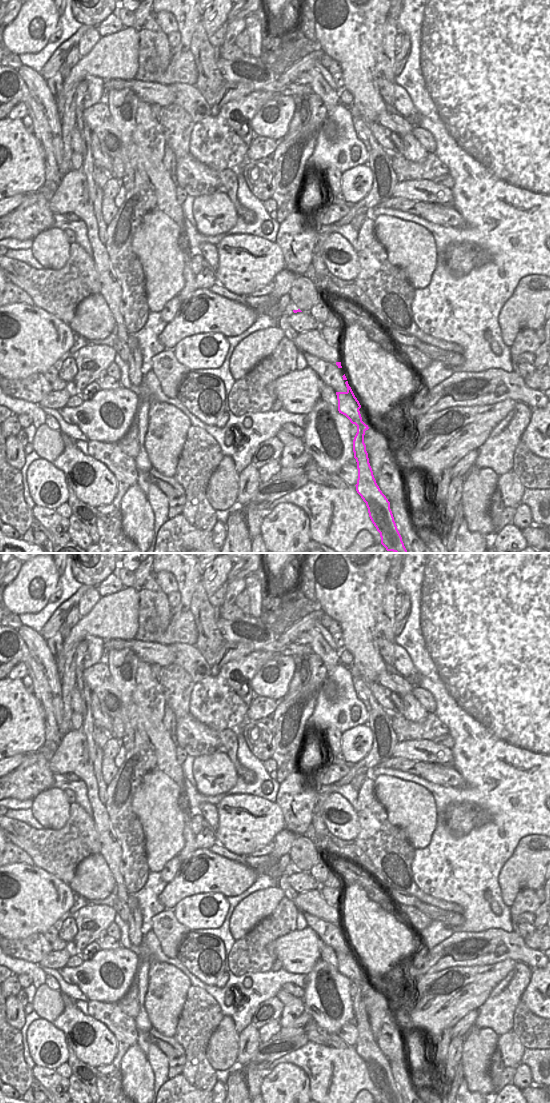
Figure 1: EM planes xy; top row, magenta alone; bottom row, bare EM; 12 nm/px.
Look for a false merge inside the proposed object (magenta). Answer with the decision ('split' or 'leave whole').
leave whole

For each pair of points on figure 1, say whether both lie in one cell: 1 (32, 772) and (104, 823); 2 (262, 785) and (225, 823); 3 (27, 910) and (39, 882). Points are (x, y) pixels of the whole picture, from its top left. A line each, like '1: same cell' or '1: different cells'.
1: different cells
2: different cells
3: same cell

